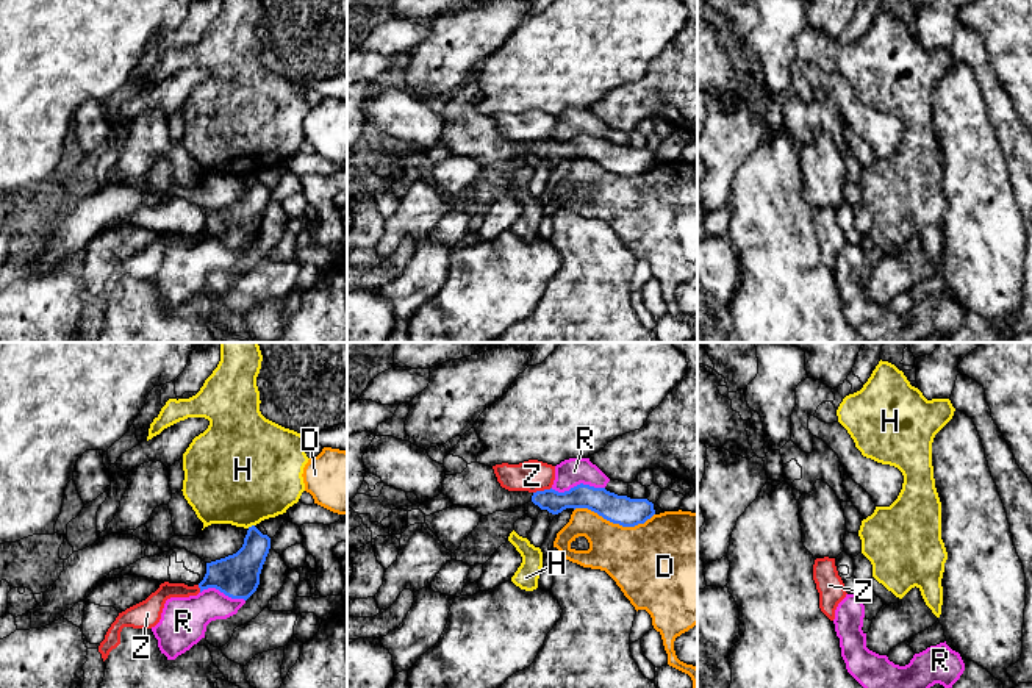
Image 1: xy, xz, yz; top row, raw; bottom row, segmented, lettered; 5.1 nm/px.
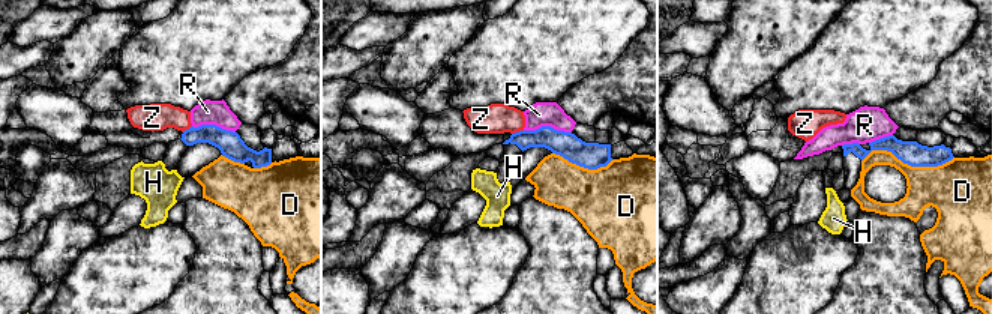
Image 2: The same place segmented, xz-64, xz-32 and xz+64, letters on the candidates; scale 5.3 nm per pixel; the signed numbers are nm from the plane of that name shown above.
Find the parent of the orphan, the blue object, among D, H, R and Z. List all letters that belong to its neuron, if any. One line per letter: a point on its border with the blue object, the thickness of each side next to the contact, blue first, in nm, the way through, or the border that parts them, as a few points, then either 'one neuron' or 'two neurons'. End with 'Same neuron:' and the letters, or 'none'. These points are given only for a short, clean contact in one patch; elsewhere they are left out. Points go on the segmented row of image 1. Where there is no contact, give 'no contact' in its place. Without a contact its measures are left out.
D: xz (615, 523) | 150/380 nm | two neurons
H: xy (252, 526) | 200/480 nm | along xy (254, 524), (247, 527) | two neurons
R: xz (577, 485) | 140/140 nm | two neurons
Z: xz (541, 491) | 130/170 nm | two neurons
Same neuron: none

